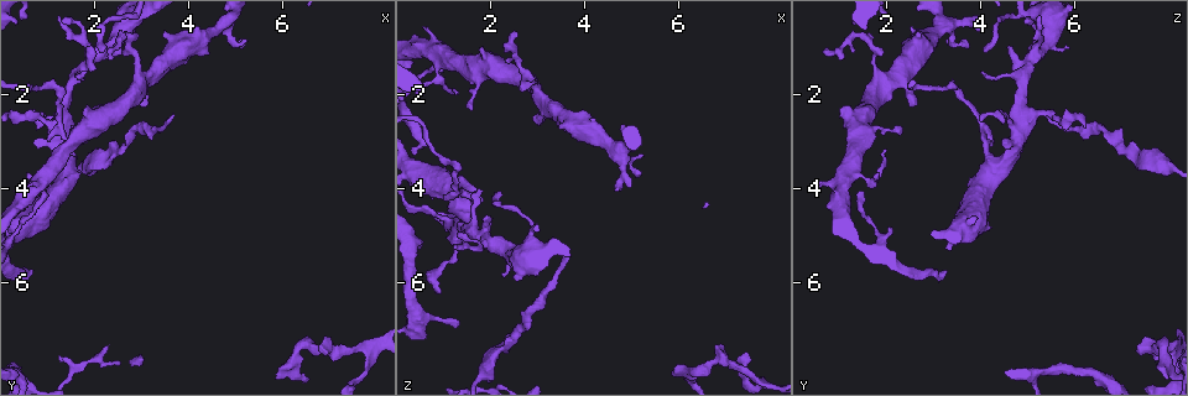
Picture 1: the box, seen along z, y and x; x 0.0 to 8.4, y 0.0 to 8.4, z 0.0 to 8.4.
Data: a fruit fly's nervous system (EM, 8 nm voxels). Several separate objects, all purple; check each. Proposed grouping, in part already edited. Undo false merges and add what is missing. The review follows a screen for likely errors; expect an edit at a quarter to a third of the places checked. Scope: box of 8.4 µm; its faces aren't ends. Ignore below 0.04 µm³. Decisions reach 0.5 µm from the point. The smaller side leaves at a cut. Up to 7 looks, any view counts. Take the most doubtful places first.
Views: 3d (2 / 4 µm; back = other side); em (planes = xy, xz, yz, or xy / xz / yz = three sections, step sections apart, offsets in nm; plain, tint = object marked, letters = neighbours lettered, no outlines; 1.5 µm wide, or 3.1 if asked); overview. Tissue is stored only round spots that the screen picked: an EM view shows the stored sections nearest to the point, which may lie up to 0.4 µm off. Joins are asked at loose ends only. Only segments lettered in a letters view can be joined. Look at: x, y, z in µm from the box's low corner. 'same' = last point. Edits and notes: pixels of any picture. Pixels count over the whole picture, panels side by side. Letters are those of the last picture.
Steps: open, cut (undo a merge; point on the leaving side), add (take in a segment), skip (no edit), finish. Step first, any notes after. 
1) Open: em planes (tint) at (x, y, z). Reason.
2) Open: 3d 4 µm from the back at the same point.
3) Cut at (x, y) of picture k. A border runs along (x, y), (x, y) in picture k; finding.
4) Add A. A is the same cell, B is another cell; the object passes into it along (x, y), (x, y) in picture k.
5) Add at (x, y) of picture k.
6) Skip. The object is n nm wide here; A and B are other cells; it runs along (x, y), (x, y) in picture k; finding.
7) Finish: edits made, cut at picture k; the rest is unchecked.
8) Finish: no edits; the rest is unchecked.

Open: em planes (letters) at (3.00, 2.20, 2.70). Free end.

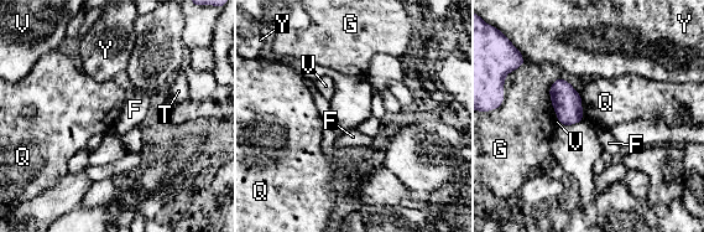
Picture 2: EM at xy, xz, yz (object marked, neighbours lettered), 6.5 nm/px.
Skip. The longest contact is with G, 280 nm; F, G, Q, T, V and Y are other cells; a border runs along (579, 93), (584, 119) in picture 2; no lettered segment goes on from it.

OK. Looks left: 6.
Open: 3d 4 µm at (6.45, 7.35, 7.80). Sharp bend.

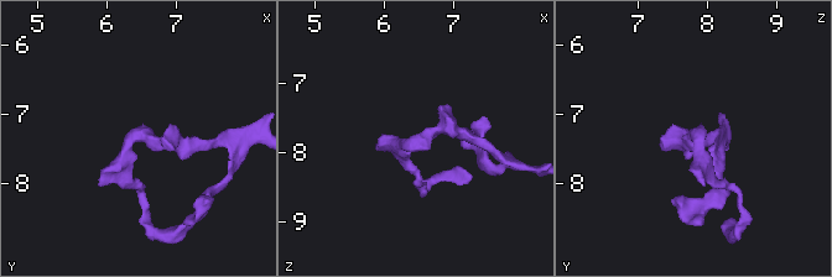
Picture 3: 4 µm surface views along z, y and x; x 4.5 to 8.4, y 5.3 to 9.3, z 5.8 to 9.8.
Open: em yz step 4 (tint) at (6.40, 7.35, 7.85).

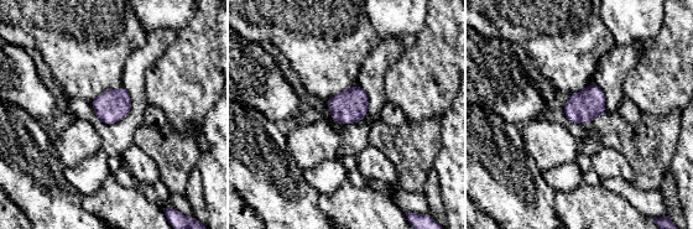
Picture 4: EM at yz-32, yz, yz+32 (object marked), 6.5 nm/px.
Open: em yz step 4 (letters) at the same point.

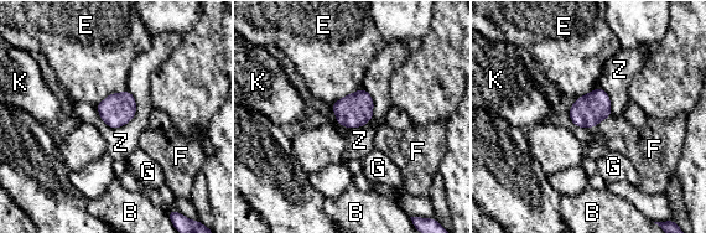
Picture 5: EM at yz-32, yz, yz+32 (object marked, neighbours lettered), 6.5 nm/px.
Skip. B, E, F, G, K and Z are other cells; a border runs along (364, 88), (373, 117), (339, 125) in picture 5; one cell here.

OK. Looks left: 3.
Open: em planes (letters) at (1.85, 3.05, 4.25). An open end.

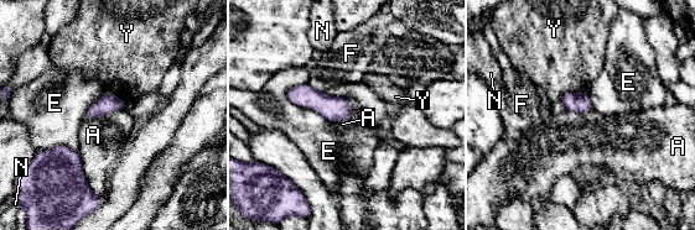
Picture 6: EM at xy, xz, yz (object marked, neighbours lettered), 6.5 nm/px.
Skip. A, E, F, N and Y are other cells; none of them fits.

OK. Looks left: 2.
Finish: no edits; the rest is unchecked.

